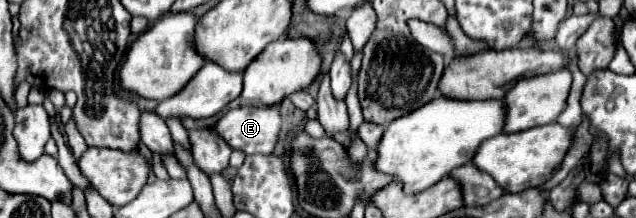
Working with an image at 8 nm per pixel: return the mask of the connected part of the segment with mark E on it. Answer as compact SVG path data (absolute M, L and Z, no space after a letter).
M269 106L269 108L235 108L229 110L215 126L213 130L217 132L217 136L221 136L233 150L241 150L243 154L271 154L275 148L275 142L279 138L279 130L281 130L281 116L279 116L279 108L277 106Z

